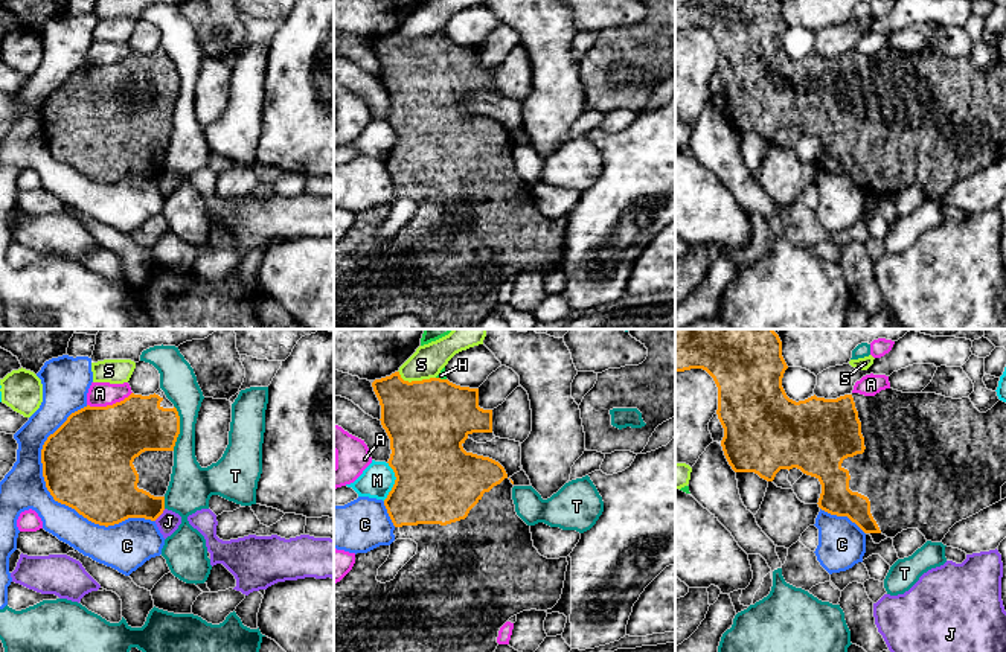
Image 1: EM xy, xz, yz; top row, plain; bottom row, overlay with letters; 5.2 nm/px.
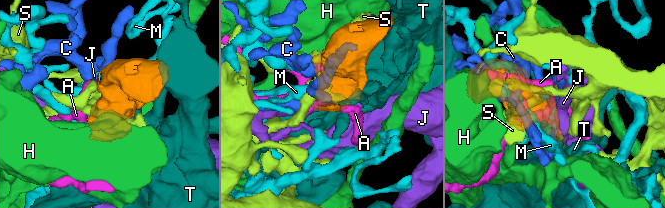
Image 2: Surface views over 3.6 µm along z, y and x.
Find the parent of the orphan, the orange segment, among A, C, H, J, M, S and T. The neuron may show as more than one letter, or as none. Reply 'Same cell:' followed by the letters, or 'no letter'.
Same cell: no letter

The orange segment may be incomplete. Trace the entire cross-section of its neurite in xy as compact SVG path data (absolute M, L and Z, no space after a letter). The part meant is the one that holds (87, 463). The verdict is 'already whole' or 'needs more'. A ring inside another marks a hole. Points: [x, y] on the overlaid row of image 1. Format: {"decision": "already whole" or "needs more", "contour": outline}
{"decision": "needs more", "contour": "M159 388L154 395L131 393L107 407L84 407L47 437L41 449L43 477L55 501L75 509L99 526L128 518L155 521L165 510L180 416Z"}

